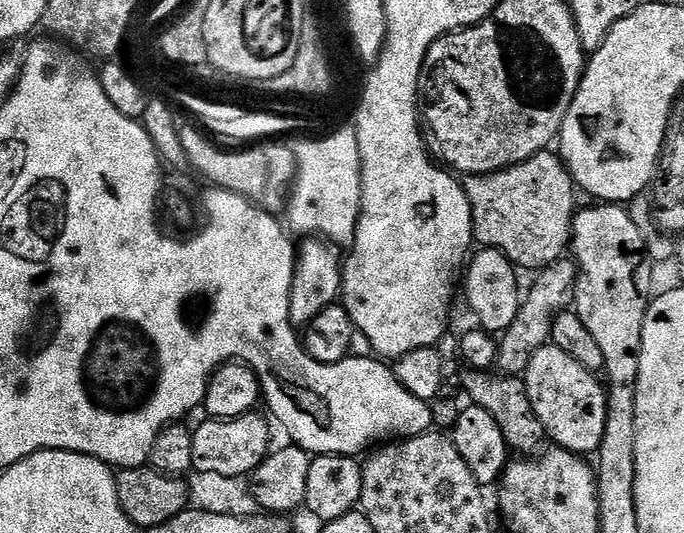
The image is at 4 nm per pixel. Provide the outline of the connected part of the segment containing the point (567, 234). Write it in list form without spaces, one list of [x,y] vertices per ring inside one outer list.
[[[555,151],[539,152],[498,172],[469,175],[463,185],[472,207],[472,235],[477,245],[498,249],[520,270],[539,270],[565,255],[572,239],[578,192]]]

